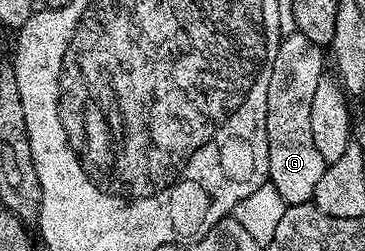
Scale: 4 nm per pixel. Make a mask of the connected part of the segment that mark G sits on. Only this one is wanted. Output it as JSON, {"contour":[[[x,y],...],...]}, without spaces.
{"contour":[[[302,33],[285,34],[279,40],[276,59],[272,63],[272,79],[268,79],[268,181],[276,187],[276,191],[280,191],[280,199],[284,199],[287,205],[313,202],[316,183],[320,183],[320,175],[324,175],[327,167],[320,151],[316,151],[316,143],[312,143],[312,98],[316,96],[316,83],[320,83],[324,75],[322,53],[323,46],[312,43],[312,39],[304,39]]]}

